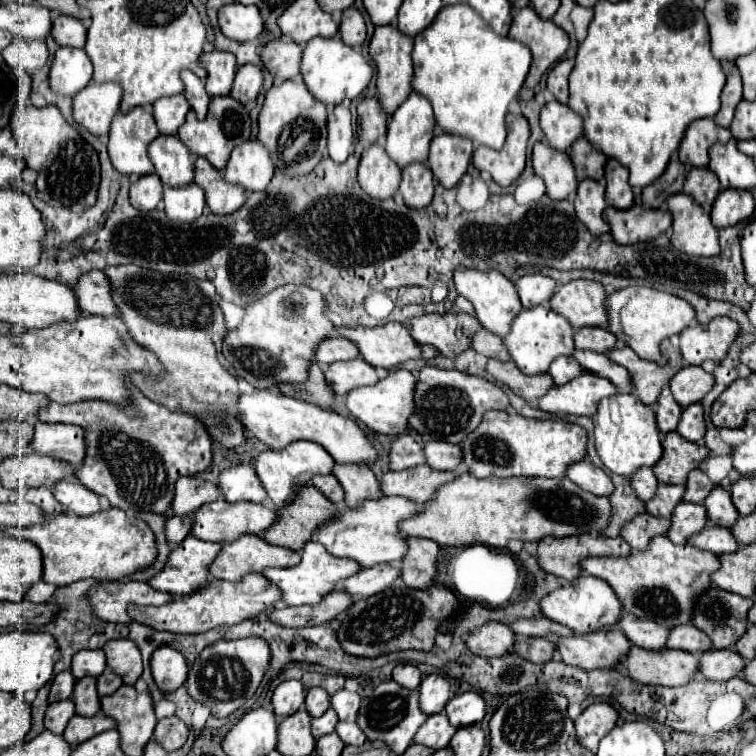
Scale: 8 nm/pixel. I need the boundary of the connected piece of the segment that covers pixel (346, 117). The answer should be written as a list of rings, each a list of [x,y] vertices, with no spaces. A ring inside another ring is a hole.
[[[336,105],[328,115],[328,153],[336,163],[344,163],[354,151],[354,133],[348,105]]]

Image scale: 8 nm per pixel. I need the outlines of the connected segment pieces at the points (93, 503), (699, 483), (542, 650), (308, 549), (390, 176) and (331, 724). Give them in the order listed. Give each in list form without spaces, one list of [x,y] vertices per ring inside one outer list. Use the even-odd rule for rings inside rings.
[[[62,479],[52,487],[52,495],[66,509],[66,513],[88,517],[88,515],[94,515],[100,511],[98,495],[94,495],[90,489],[82,487],[80,483]]]
[[[694,469],[694,471],[688,473],[684,501],[702,503],[702,499],[706,499],[706,493],[710,493],[712,489],[714,489],[714,483],[708,481],[708,477],[700,469]]]
[[[528,637],[528,639],[516,639],[514,643],[514,653],[520,655],[526,661],[532,663],[546,663],[552,659],[554,643],[544,639],[544,637]]]
[[[308,541],[304,545],[304,549],[300,549],[300,563],[294,565],[294,567],[286,567],[286,569],[264,569],[262,575],[274,583],[280,591],[282,591],[282,601],[286,605],[314,605],[318,603],[318,599],[322,599],[322,595],[330,593],[334,589],[334,585],[354,573],[358,573],[358,563],[354,563],[352,559],[340,559],[340,557],[334,557],[330,553],[324,551],[322,545],[314,543],[314,541]]]
[[[380,143],[370,145],[360,159],[358,167],[360,187],[378,199],[388,199],[396,193],[400,183],[400,167],[388,157]]]
[[[328,709],[322,717],[314,717],[312,719],[312,735],[318,739],[318,737],[322,737],[326,733],[332,733],[334,727],[336,727],[336,723],[338,723],[336,711]]]

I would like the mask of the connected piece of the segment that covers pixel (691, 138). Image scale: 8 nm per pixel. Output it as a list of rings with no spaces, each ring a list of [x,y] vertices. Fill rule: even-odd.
[[[696,119],[686,129],[678,155],[686,167],[708,167],[708,147],[714,141],[728,141],[732,135],[728,129],[718,127],[712,119]]]

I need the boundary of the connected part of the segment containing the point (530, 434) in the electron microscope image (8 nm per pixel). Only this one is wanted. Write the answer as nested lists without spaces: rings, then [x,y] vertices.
[[[488,411],[460,449],[474,477],[564,477],[566,467],[586,455],[586,431],[562,419],[528,419],[512,411]]]

